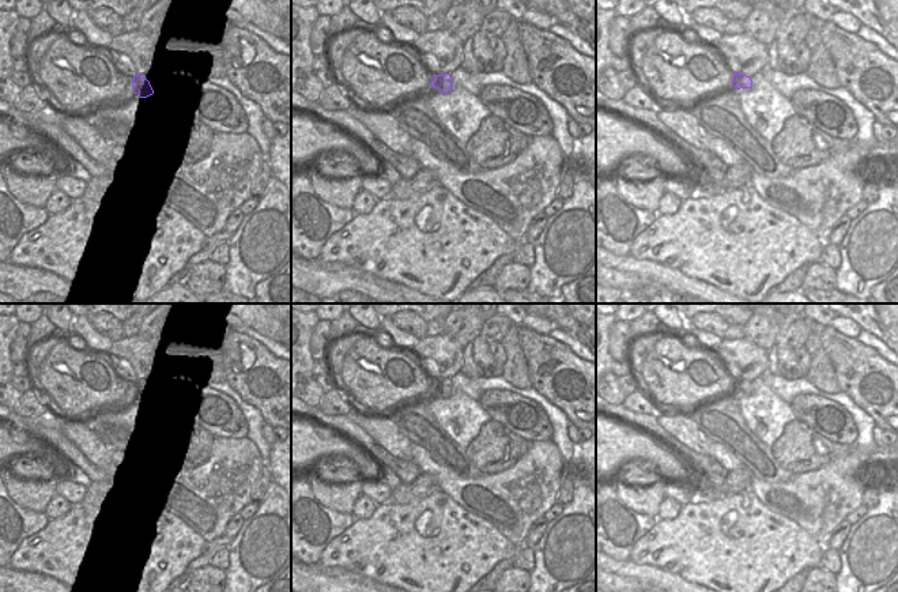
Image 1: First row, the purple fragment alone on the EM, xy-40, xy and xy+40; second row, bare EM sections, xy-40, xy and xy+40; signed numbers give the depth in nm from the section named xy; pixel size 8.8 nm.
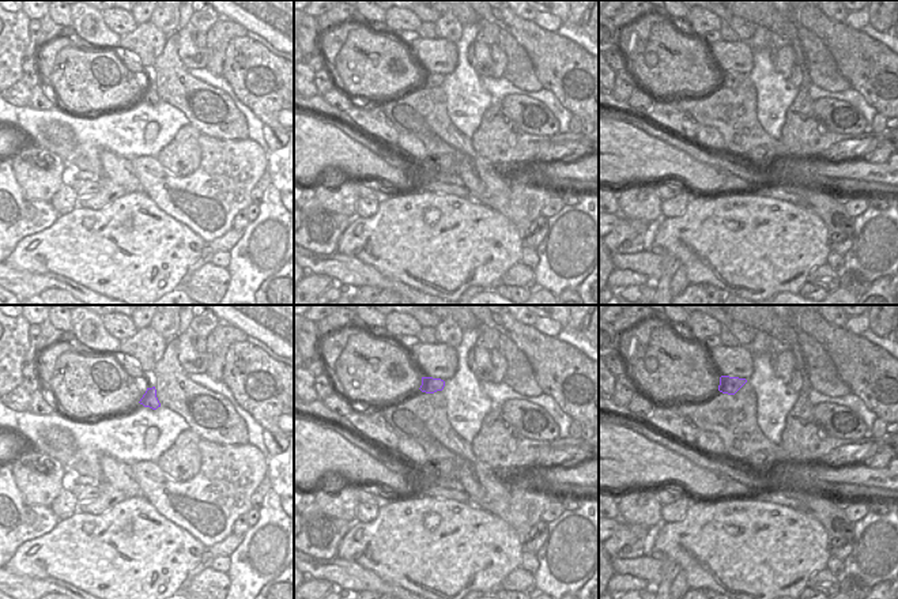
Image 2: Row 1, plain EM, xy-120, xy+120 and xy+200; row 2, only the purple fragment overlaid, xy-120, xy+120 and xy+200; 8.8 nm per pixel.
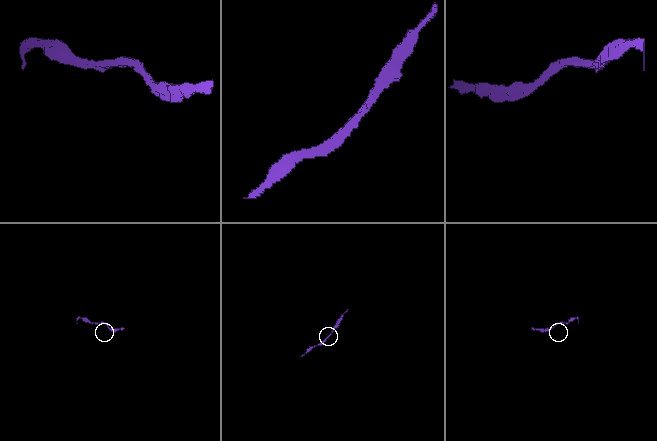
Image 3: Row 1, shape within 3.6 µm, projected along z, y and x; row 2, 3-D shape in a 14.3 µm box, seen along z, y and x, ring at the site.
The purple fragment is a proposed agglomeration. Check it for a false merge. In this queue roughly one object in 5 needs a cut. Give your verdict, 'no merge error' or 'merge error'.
no merge error

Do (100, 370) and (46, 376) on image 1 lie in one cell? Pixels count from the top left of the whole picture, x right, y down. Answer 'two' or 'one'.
one

